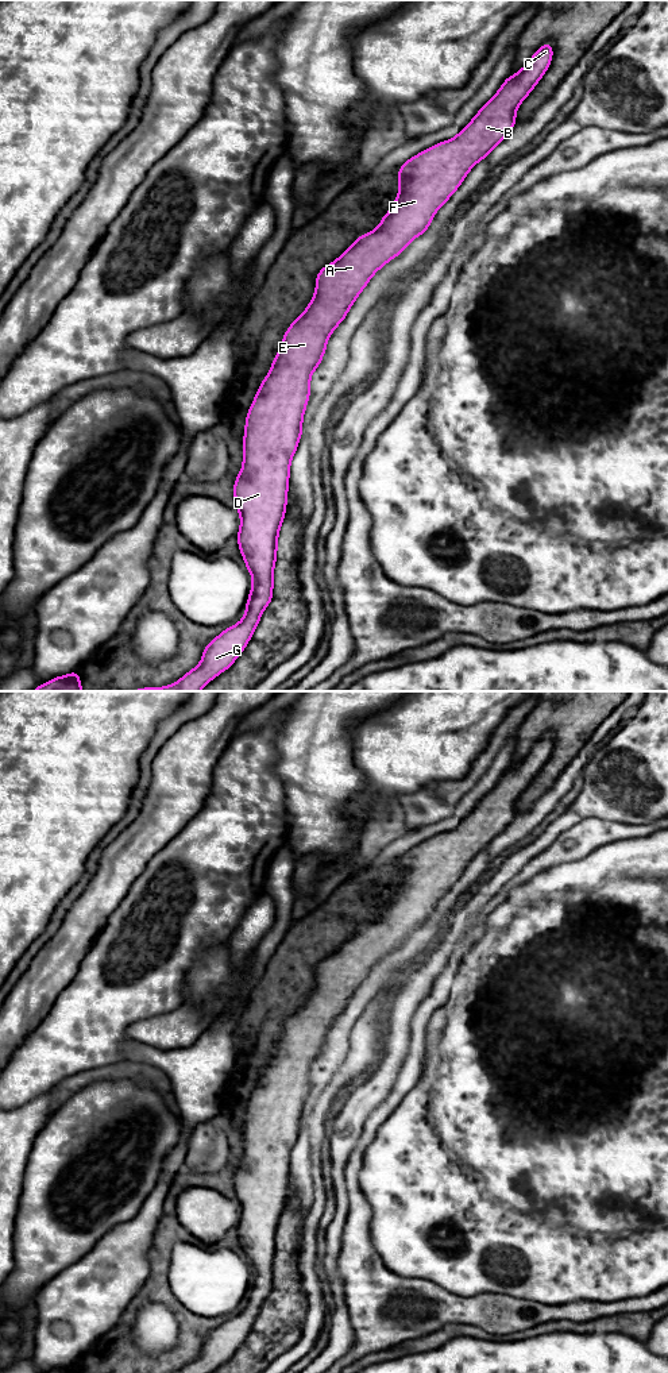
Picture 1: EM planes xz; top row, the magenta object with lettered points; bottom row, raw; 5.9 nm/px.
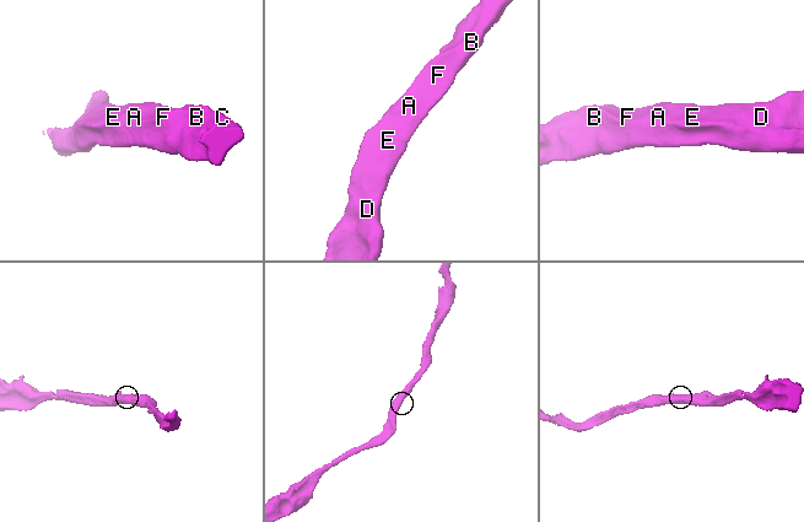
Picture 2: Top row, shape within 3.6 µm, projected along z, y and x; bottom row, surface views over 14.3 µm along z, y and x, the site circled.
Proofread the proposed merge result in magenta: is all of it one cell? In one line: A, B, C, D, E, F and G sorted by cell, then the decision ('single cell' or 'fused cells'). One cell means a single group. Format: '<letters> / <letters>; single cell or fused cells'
A B C D E F G; single cell

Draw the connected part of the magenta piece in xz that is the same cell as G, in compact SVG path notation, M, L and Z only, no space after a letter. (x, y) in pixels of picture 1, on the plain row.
M544 734L514 767L509 767L495 787L451 832L443 832L409 849L398 860L398 888L381 910L377 921L363 925L333 953L316 967L314 987L287 1019L267 1068L260 1073L247 1103L243 1129L243 1156L233 1175L233 1189L240 1206L236 1226L252 1277L246 1295L246 1307L206 1335L201 1353L177 1373L211 1373L228 1361L251 1331L262 1304L271 1295L274 1257L277 1254L279 1219L286 1206L290 1153L302 1127L304 1104L310 1088L310 1068L320 1057L329 1027L343 1014L358 987L371 968L389 952L406 941L409 934L425 925L437 900L457 882L468 863L498 837L514 819L521 794L548 761L553 736Z

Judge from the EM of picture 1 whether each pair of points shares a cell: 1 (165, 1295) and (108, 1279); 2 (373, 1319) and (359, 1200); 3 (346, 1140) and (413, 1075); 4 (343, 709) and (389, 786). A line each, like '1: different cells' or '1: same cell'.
1: different cells
2: same cell
3: different cells
4: different cells

